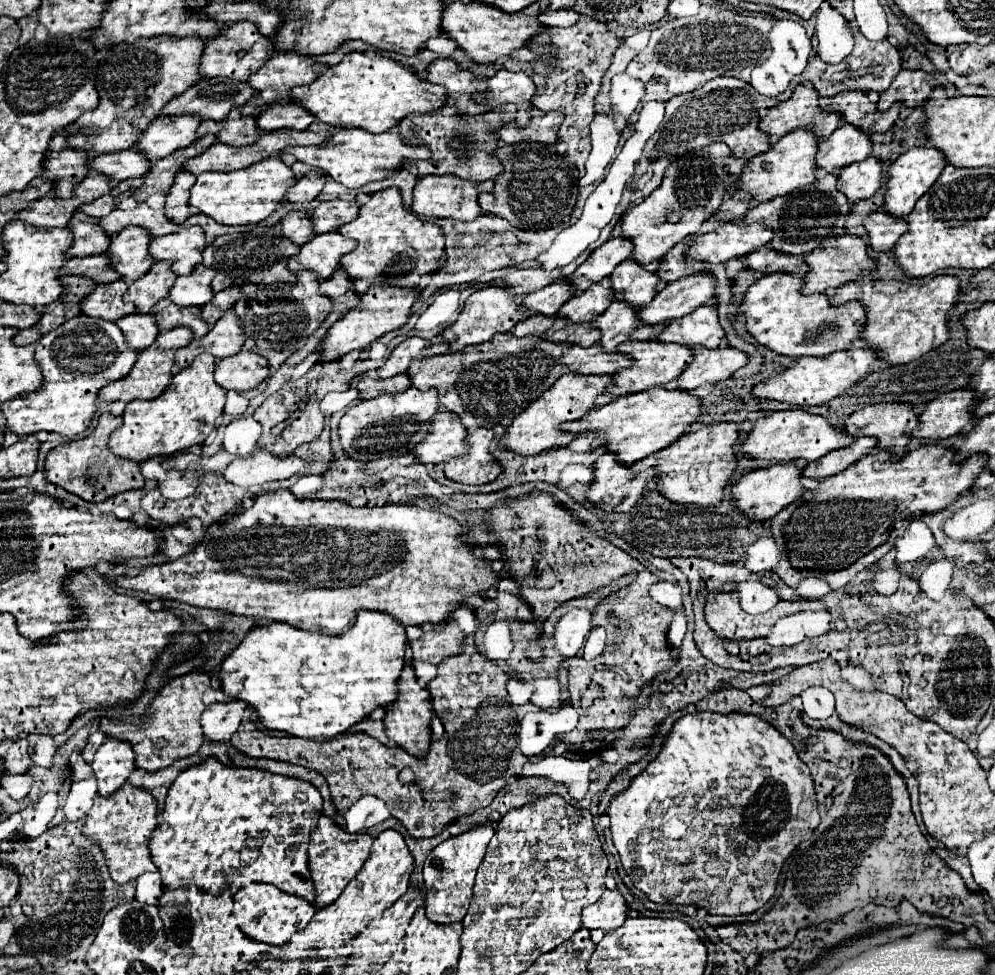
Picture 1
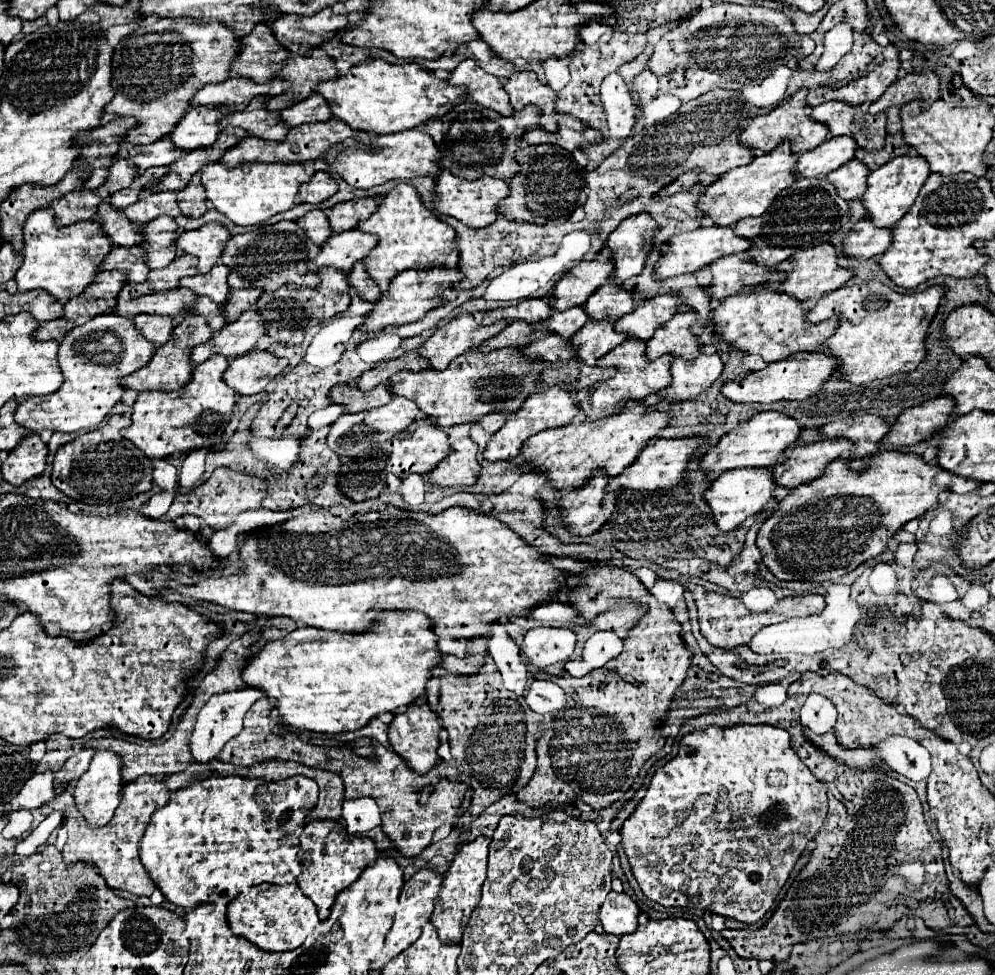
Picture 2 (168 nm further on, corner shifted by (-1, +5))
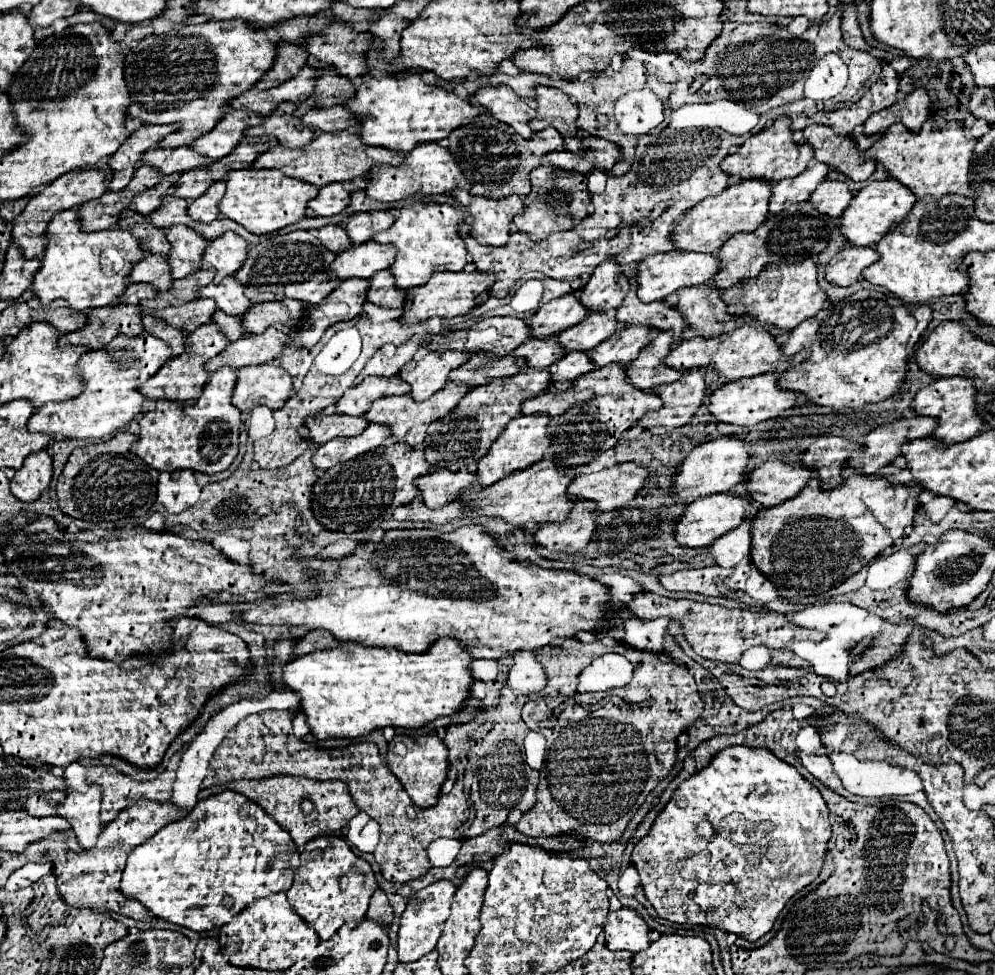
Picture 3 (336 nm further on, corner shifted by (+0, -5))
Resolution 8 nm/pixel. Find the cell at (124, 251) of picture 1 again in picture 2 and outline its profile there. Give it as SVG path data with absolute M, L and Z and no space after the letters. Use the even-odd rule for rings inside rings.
M159 215L157 219L143 225L143 235L147 243L143 245L147 253L147 265L151 269L167 267L181 253L175 249L175 239L179 237L179 227L171 215Z

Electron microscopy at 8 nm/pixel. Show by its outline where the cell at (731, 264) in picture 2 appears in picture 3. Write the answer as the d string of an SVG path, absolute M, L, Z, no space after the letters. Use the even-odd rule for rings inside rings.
M710 283L680 289L676 309L682 311L688 327L696 329L698 335L718 335L726 321L736 319L728 313L722 289L716 289Z

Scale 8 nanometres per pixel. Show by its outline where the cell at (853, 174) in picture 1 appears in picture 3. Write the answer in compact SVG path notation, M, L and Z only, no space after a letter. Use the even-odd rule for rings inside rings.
M826 179L822 181L816 191L812 193L812 201L816 205L818 211L830 215L830 217L840 217L846 207L852 203L852 191L848 189L848 183L846 181L832 181L832 179Z

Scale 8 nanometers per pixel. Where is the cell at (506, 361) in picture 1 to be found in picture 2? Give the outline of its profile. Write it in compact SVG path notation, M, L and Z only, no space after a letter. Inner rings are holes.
M471 349L459 359L453 359L451 367L447 367L445 371L399 371L387 381L387 385L391 387L393 395L413 399L423 415L429 417L435 425L451 427L469 423L471 419L479 421L489 413L511 415L531 393L539 391L537 377L543 367L543 361L531 363L531 359L523 359L523 353L519 349L499 349L491 353Z

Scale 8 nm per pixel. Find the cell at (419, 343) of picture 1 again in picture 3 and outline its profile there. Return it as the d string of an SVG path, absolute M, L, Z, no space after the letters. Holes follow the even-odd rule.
M398 375L394 377L366 377L360 385L350 387L336 403L336 413L344 415L364 415L378 397L386 395L406 395L410 385Z

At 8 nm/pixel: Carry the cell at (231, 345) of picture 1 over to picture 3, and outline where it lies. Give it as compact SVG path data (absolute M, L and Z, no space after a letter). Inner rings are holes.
M268 327L260 335L246 333L238 341L230 343L214 359L210 359L206 363L206 371L214 373L226 365L232 369L240 369L246 365L270 363L284 349L284 341L286 341L286 331L278 327Z

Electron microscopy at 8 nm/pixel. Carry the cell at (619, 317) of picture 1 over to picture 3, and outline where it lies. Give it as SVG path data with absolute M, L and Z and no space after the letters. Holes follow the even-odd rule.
M570 351L560 361L550 365L552 381L564 381L564 379L574 381L580 375L590 373L592 369L594 369L594 361L586 351Z

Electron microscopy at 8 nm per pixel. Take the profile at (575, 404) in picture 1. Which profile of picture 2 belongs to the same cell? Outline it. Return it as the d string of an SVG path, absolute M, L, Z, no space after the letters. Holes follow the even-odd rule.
M557 385L557 387L551 387L547 391L529 395L525 399L525 403L519 407L519 411L515 411L513 415L509 415L507 421L505 421L505 425L491 437L491 441L487 443L487 447L483 451L483 459L485 461L501 461L501 459L513 461L515 455L519 455L523 443L531 435L535 435L539 431L545 431L545 429L555 429L555 427L569 425L575 419L577 413L579 413L579 405L575 401L575 391L571 391L565 385Z

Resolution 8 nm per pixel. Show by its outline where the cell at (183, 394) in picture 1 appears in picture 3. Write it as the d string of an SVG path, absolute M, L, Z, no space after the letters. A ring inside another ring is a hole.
M222 367L212 373L204 385L202 395L188 403L174 403L160 399L152 411L142 415L140 439L132 443L132 453L158 471L194 469L202 473L216 473L226 469L238 453L240 409L232 405L232 389L236 385L236 369Z

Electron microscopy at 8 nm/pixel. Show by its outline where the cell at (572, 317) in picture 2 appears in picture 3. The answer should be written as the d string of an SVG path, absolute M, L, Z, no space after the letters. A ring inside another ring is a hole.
M550 335L544 339L532 337L526 343L522 343L514 353L518 357L524 357L528 365L540 369L540 367L550 367L554 361L562 359L566 355L566 349L562 349L562 345L558 343L558 335Z

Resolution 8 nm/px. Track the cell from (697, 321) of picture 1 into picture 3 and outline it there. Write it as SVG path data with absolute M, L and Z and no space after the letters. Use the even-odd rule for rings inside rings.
M660 331L658 337L650 341L646 349L642 349L638 359L628 365L626 373L630 383L634 383L634 387L646 391L652 389L654 385L678 381L684 377L684 371L670 369L668 365L664 365L664 359L672 349L672 341L674 341L672 331Z

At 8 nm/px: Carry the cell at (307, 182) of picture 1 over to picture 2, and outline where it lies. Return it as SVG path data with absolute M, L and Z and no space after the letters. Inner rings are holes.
M315 173L309 183L303 183L299 189L299 197L303 203L321 203L327 201L331 195L335 195L337 183L329 173Z

